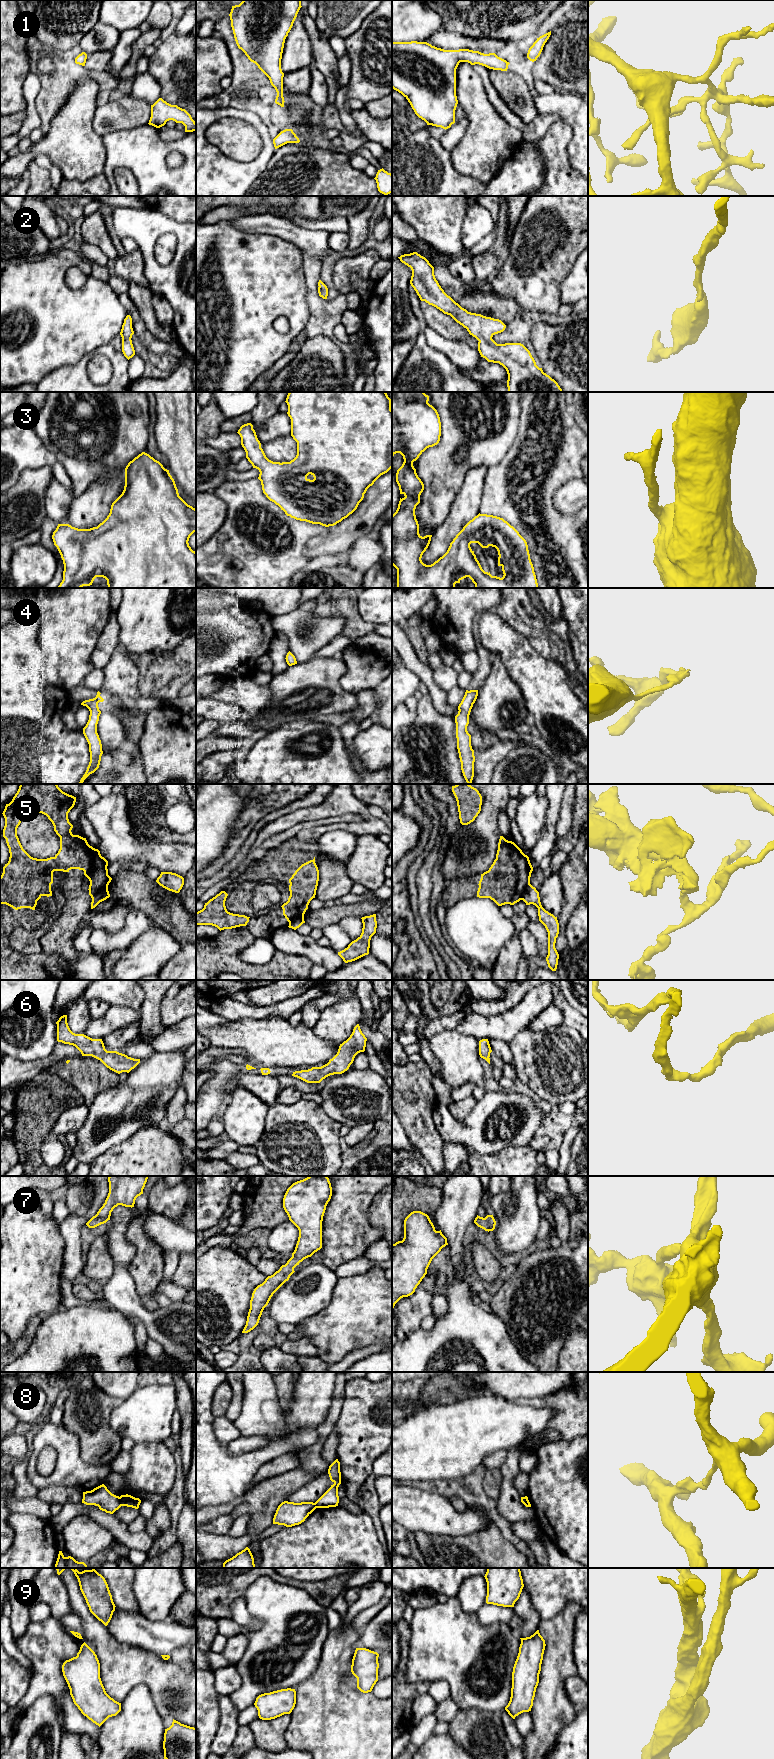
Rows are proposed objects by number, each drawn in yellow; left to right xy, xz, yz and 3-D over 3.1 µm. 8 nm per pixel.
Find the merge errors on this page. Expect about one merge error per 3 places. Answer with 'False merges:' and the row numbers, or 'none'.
False merges: 5, 8

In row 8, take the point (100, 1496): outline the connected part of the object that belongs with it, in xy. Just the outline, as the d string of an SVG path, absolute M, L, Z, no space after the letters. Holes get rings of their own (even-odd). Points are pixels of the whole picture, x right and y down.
M104 1484L83 1492L82 1503L98 1506L100 1510L110 1514L121 1507L120 1497L112 1494Z

